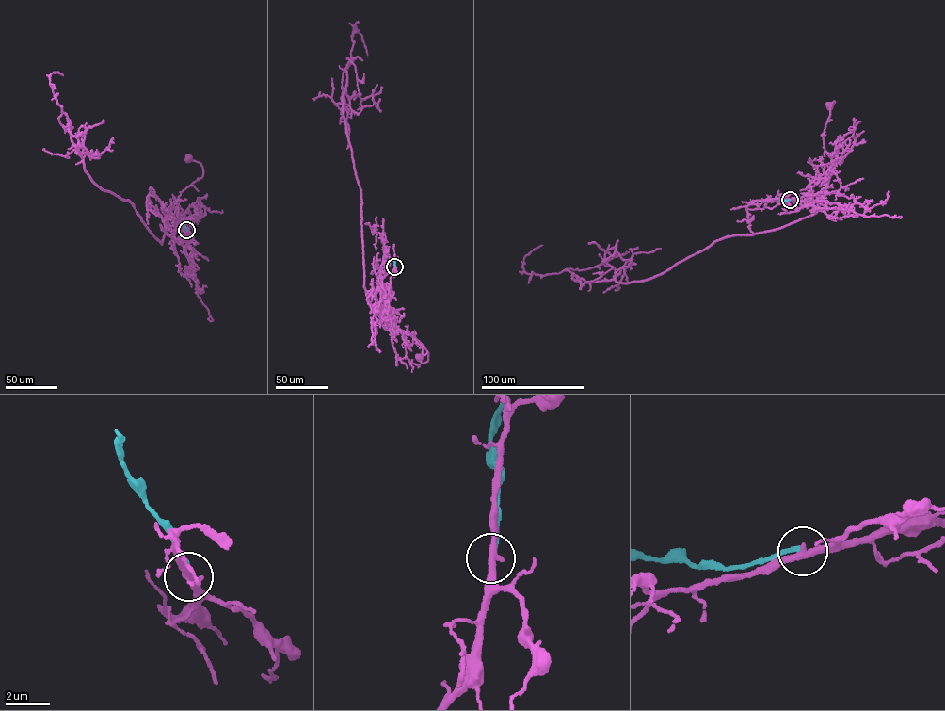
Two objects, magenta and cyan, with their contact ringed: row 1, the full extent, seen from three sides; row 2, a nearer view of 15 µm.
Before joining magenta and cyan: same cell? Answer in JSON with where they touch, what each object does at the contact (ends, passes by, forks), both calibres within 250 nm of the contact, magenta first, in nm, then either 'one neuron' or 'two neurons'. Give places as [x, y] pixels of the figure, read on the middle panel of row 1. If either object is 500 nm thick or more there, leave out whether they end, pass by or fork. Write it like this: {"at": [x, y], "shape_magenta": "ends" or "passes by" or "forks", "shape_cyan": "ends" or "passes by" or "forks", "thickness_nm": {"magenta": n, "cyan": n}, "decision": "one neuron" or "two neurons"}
{"at": [394, 266], "shape_magenta": "passes by", "shape_cyan": "ends", "thickness_nm": {"magenta": 320, "cyan": 200}, "decision": "two neurons"}

